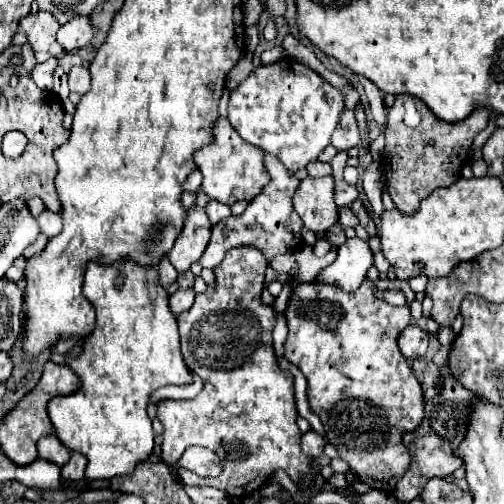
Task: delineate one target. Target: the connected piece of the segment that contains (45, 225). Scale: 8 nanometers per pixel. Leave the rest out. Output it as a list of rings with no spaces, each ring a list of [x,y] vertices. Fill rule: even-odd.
[[[44,210],[40,216],[38,216],[38,226],[40,226],[40,232],[46,234],[48,238],[60,234],[62,230],[62,218],[60,214],[54,214],[50,210]]]

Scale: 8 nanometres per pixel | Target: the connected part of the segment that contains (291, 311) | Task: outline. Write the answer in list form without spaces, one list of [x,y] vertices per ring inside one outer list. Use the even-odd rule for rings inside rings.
[[[366,278],[366,280],[362,282],[362,286],[360,286],[356,292],[352,292],[352,294],[348,294],[348,292],[344,292],[342,288],[336,288],[336,286],[322,286],[322,284],[318,284],[318,282],[300,284],[296,290],[292,290],[290,300],[288,300],[288,308],[286,308],[286,320],[288,320],[290,332],[288,332],[288,338],[286,338],[286,344],[284,344],[284,356],[286,356],[288,362],[296,364],[296,366],[302,370],[302,374],[304,374],[304,378],[306,378],[306,382],[308,382],[308,404],[310,404],[312,412],[322,420],[322,424],[324,424],[324,428],[326,428],[326,434],[328,434],[328,442],[338,448],[340,458],[344,458],[344,460],[350,464],[352,472],[358,474],[360,482],[366,482],[366,484],[370,484],[370,486],[374,486],[374,488],[378,488],[378,490],[384,490],[384,492],[392,492],[392,490],[394,490],[396,482],[400,480],[400,476],[404,476],[404,472],[408,470],[408,464],[410,464],[410,454],[408,454],[406,446],[402,444],[402,434],[408,432],[408,430],[416,430],[418,424],[420,424],[422,418],[424,418],[422,386],[420,386],[420,382],[416,380],[412,368],[408,366],[406,358],[400,354],[398,344],[396,344],[398,334],[412,322],[410,308],[408,308],[408,304],[410,304],[412,300],[414,300],[414,292],[412,292],[412,288],[408,286],[406,280],[398,280],[398,278],[396,278],[396,280],[376,280],[376,282],[372,282],[372,280]],[[374,288],[384,288],[384,290],[386,290],[386,288],[398,288],[398,290],[402,290],[402,292],[406,294],[406,304],[404,304],[404,306],[390,306],[390,304],[386,304],[386,302],[382,302],[382,300],[376,300],[376,298],[372,296],[372,290],[374,290]]]

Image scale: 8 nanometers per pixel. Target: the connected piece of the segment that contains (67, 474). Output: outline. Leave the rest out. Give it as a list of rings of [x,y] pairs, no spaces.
[[[72,454],[72,458],[68,460],[66,466],[62,466],[62,478],[66,482],[78,482],[84,478],[84,470],[86,470],[86,458],[82,454]]]

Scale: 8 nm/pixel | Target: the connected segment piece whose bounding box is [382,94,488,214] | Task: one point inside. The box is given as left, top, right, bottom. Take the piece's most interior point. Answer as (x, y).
(422, 153)

